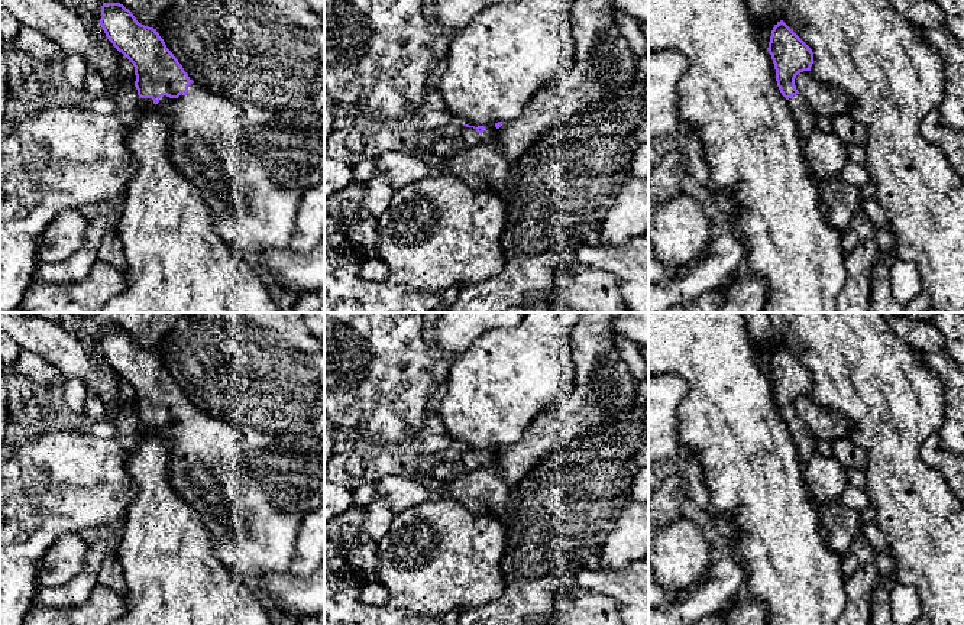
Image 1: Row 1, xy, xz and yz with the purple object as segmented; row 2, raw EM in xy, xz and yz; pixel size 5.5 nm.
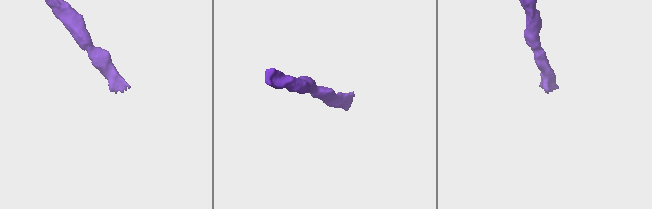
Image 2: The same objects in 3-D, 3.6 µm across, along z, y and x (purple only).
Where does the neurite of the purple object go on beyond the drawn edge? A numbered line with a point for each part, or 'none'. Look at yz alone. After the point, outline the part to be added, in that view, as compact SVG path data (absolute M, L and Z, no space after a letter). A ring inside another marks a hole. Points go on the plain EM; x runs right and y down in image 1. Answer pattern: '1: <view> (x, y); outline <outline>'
1: yz (805, 443); outline M796 418L787 424L790 435L798 450L798 457L803 466L815 453L818 440L812 435L809 427Z

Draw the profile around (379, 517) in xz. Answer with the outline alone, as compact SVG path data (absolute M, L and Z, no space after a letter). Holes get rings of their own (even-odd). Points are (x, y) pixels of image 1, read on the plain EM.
M376 498L368 508L368 514L363 522L365 534L372 540L378 541L389 530L394 514L386 498Z

